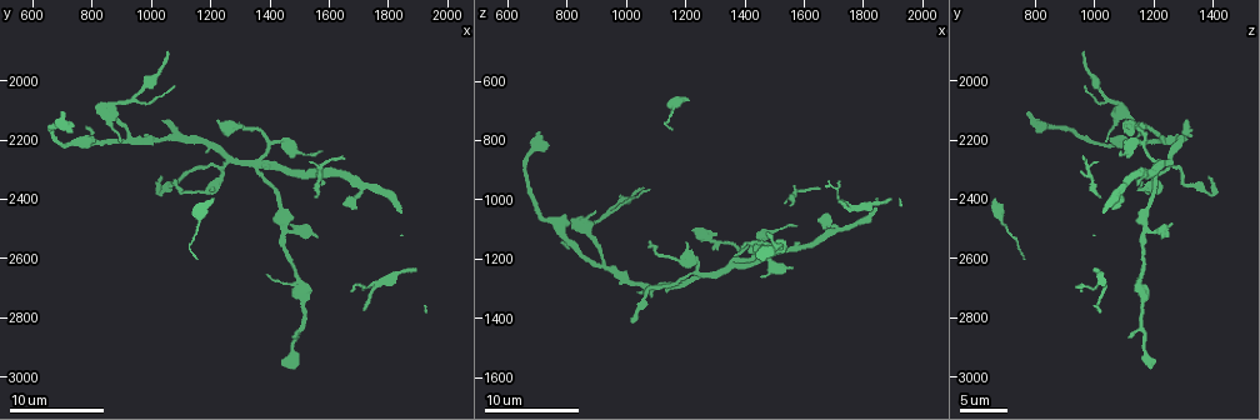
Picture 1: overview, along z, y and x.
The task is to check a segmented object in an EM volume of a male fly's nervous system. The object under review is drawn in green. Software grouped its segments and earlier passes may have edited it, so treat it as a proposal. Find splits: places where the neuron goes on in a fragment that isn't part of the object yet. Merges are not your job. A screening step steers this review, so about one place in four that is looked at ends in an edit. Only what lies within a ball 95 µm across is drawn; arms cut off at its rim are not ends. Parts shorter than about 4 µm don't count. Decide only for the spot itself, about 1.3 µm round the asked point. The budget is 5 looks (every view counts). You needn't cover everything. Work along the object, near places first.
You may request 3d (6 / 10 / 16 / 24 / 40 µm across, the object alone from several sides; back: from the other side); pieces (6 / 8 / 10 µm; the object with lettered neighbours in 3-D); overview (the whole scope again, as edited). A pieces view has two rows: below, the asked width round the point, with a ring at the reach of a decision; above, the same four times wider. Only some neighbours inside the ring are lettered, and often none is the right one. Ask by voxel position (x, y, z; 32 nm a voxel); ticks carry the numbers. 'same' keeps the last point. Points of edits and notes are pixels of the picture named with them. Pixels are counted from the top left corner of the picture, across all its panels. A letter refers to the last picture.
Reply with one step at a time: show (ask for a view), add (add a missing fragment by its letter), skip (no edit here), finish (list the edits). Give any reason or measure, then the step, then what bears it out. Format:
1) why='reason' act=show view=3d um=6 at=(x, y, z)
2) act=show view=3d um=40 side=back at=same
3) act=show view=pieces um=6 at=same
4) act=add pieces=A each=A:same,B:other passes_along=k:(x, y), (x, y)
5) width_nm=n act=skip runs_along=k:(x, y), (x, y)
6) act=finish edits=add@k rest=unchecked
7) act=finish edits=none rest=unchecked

why='an open end' act=show view=pieces um=10 at=(1460, 2970, 1180)

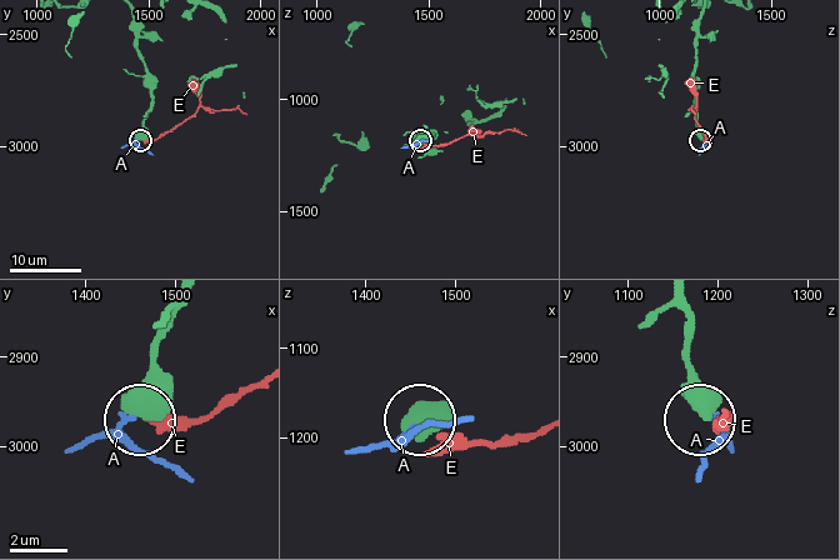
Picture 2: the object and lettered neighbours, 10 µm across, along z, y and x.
width_nm=690 act=skip each=A:other,E:other runs_along=2:(181, 303), (158, 346), (155, 396), (144, 415) found='none of them fits'

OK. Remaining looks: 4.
why='free end' act=show view=3d um=6 at=(1720, 2760, 1000)

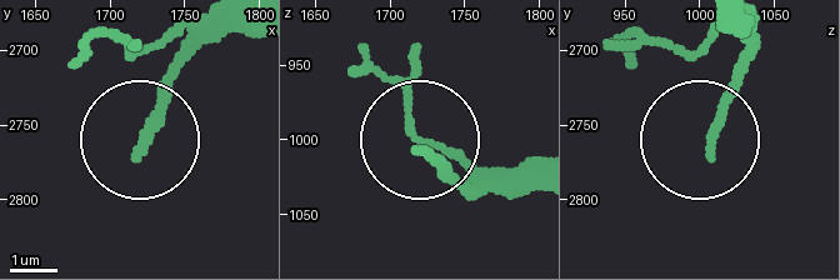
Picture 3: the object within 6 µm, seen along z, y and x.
act=show view=pieces um=6 at=(1722, 2768, 1006)

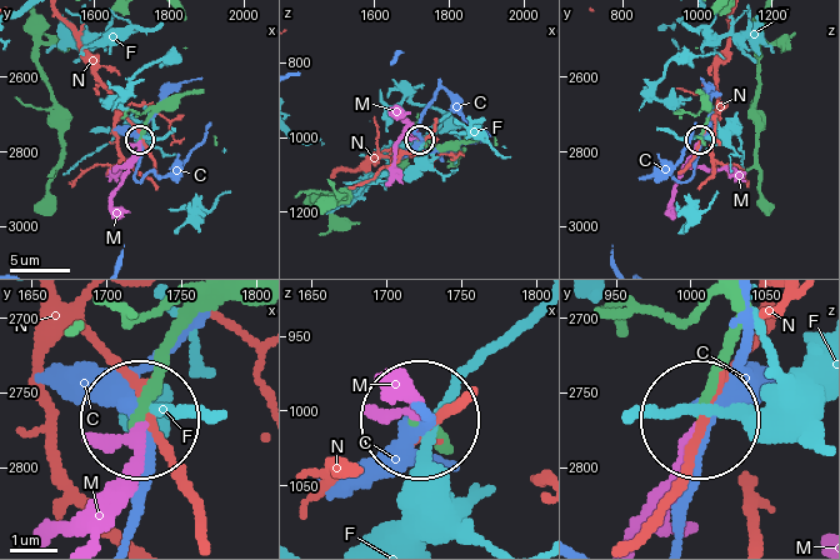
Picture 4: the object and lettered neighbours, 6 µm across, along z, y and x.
act=add pieces=M each=C:other,F:other,M:same,N:other passes_along=4:(134, 424), (121, 503), (98, 539) found='it goes on there'

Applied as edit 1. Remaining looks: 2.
act=show view=overview

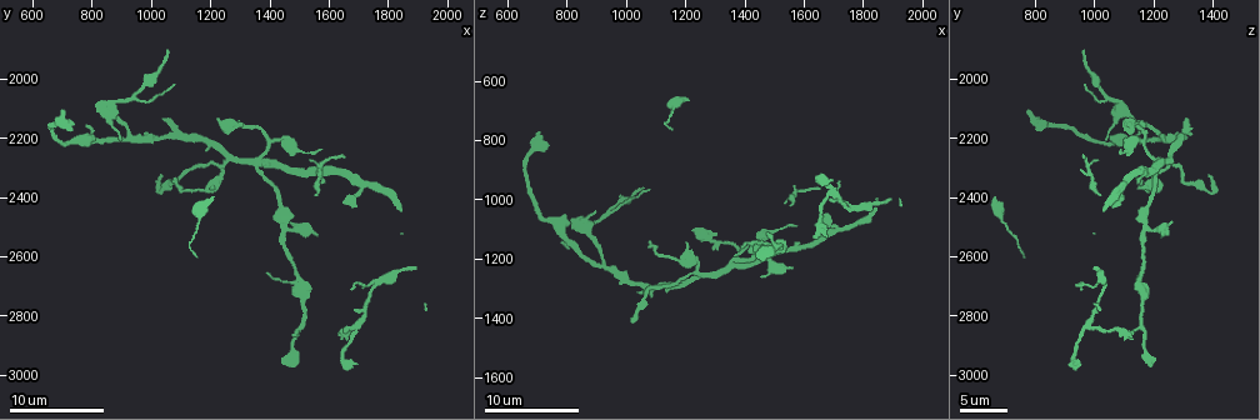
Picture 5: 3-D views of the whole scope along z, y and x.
why='free end' act=show view=pieces um=6 at=(1040, 2140, 1320)

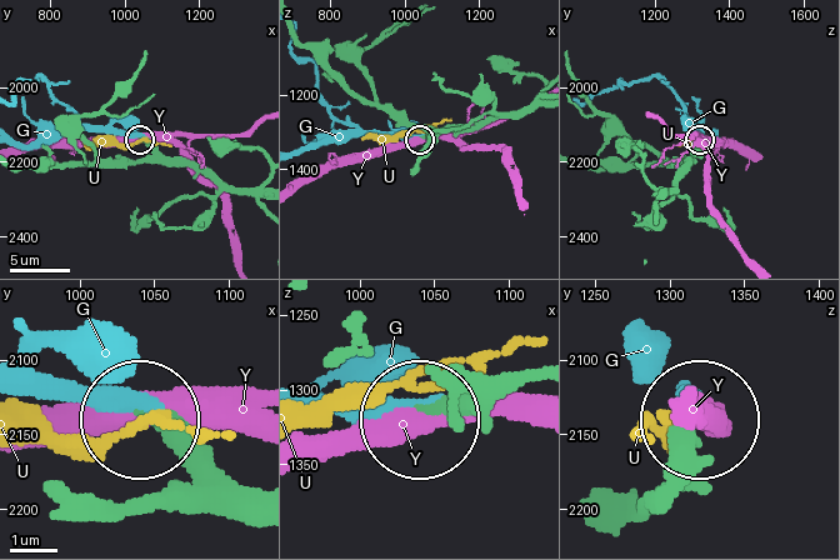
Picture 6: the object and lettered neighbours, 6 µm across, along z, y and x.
act=add pieces=G each=G:same,U:other,Y:other passes_along=6:(174, 165), (133, 135), (49, 129), (23, 144) found='the neuron continues'

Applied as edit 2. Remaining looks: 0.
act=finish edits=add@4,add@6 rest=unchecked

